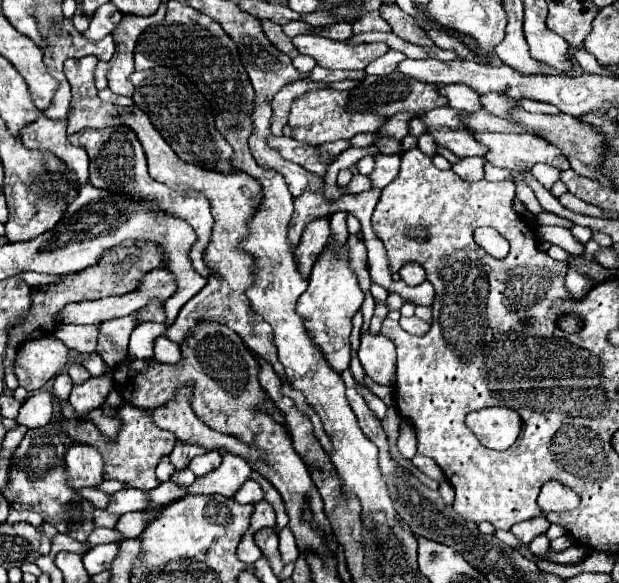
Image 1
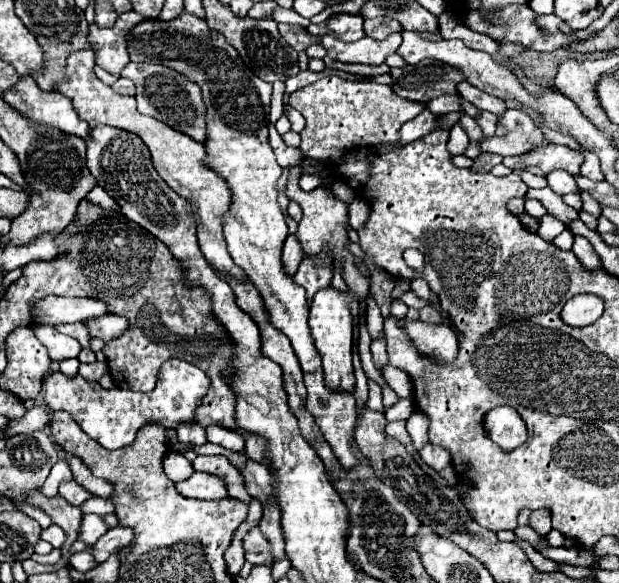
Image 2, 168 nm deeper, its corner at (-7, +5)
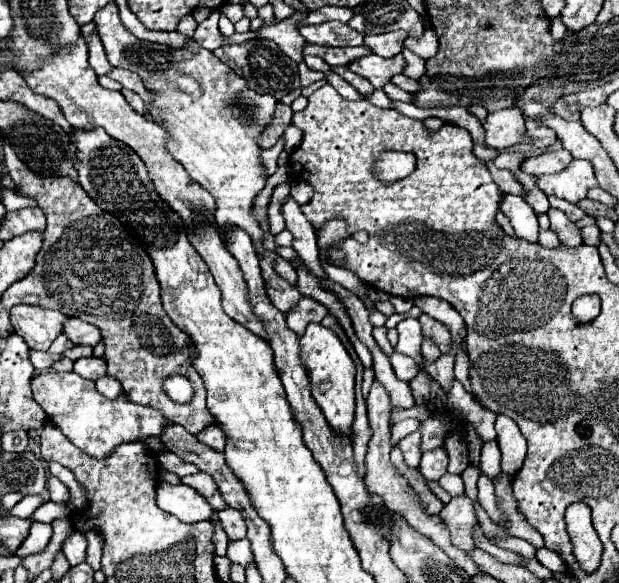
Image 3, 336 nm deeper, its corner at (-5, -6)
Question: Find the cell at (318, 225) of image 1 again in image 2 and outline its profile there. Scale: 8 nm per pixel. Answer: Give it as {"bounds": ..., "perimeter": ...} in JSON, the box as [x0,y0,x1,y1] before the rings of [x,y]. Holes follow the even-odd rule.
{"bounds":[294,253,332,307],"perimeter":[[[326,253],[314,257],[314,259],[304,259],[300,263],[300,269],[298,273],[294,275],[294,281],[298,285],[302,285],[306,289],[306,303],[310,307],[310,301],[314,297],[316,291],[324,289],[324,287],[330,287],[330,281],[332,281],[332,267],[330,267],[330,259]]]}

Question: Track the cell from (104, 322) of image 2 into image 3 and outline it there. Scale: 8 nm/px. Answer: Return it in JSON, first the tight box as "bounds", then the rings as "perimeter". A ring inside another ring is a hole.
{"bounds":[62,318,102,346],"perimeter":[[[72,318],[72,320],[66,320],[64,322],[64,330],[62,330],[74,344],[80,344],[80,346],[96,346],[102,336],[100,336],[100,330],[80,318]]]}

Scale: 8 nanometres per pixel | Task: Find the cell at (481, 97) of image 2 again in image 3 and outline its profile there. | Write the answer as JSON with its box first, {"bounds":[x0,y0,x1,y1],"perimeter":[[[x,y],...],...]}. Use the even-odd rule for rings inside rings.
{"bounds":[484,108,526,148],"perimeter":[[[518,108],[490,112],[484,120],[484,130],[486,146],[490,148],[508,148],[518,142],[526,142],[524,118]]]}

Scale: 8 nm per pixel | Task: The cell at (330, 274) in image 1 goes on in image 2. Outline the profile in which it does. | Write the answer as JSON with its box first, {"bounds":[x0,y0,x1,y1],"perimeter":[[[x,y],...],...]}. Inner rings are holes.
{"bounds":[310,287,356,391],"perimeter":[[[332,287],[322,289],[314,295],[310,307],[310,329],[316,343],[316,349],[322,357],[324,365],[324,379],[328,389],[332,391],[354,391],[354,369],[352,369],[352,315],[348,307],[348,299],[356,297],[352,291],[338,293]]]}

